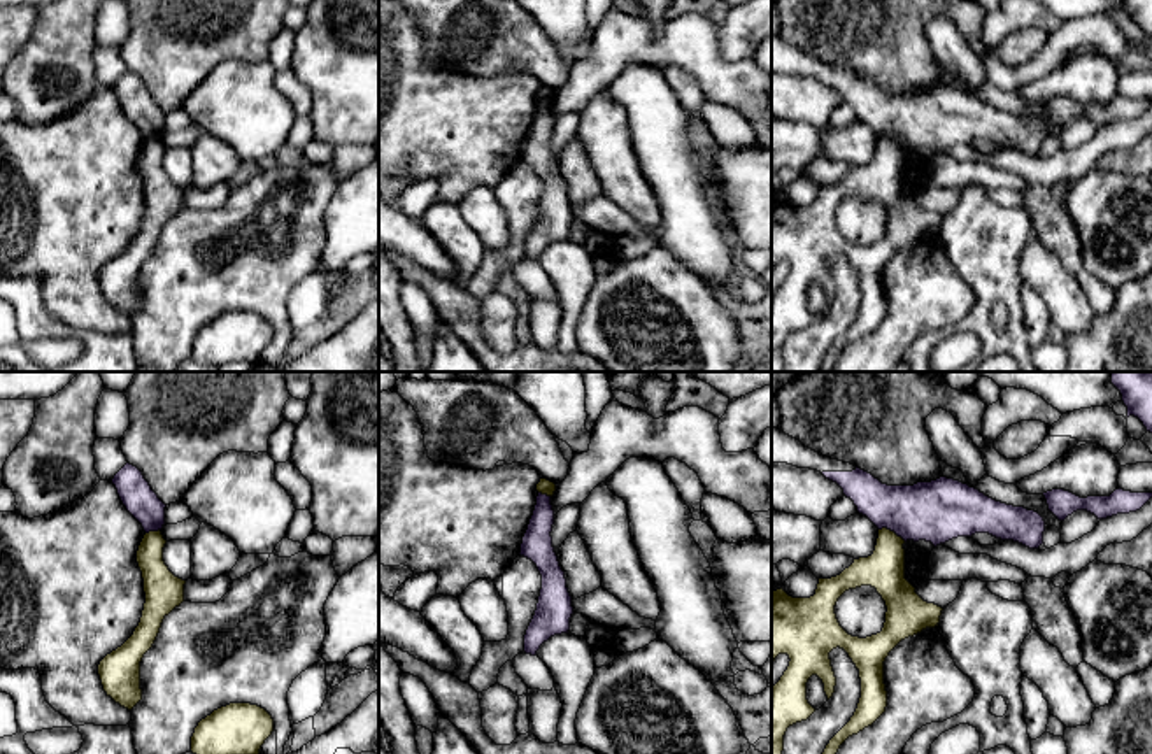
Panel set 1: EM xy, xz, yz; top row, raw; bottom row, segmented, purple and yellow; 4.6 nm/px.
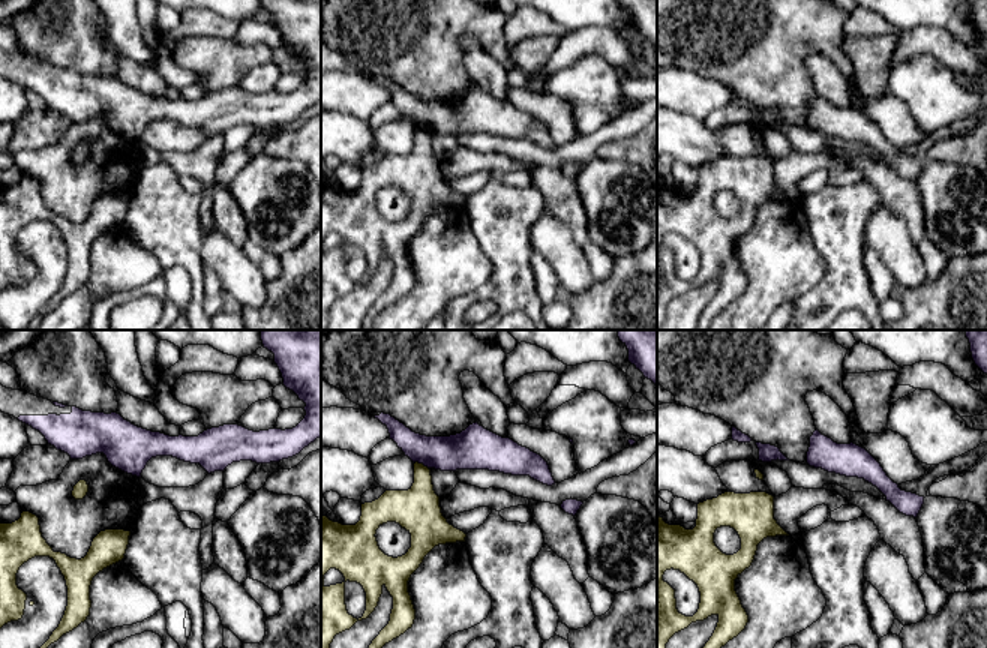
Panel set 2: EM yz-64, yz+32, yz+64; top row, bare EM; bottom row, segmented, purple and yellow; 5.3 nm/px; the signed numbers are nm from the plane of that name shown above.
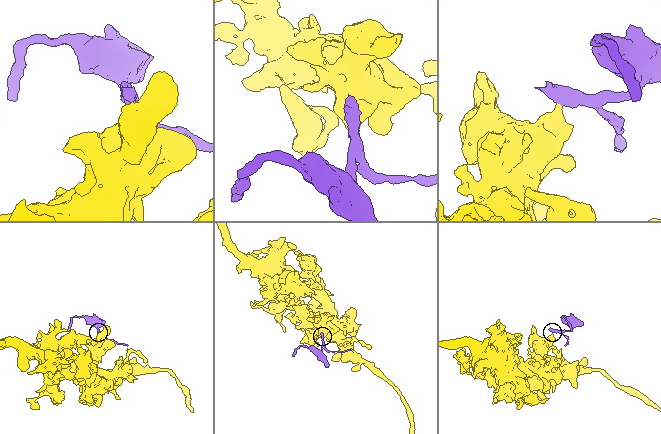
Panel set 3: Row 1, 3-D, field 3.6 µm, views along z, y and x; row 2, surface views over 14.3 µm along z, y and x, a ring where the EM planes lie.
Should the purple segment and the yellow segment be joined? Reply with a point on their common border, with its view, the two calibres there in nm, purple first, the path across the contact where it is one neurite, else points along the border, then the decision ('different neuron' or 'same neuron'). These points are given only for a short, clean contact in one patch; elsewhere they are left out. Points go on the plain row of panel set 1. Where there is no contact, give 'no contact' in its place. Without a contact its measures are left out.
yz (893, 137) | 280/190 nm | along yz (879, 135), (889, 135), (905, 148) | different neuron

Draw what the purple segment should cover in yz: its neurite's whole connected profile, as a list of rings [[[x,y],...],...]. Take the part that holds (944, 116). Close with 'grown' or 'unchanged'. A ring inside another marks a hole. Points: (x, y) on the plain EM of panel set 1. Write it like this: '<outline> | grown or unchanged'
[[[772,35],[772,70],[821,79],[843,96],[859,121],[905,149],[926,147],[936,154],[957,144],[989,140],[1029,156],[1043,151],[1045,128],[1038,119],[996,109],[954,86],[887,93],[850,70],[805,54],[779,35]]] | grown

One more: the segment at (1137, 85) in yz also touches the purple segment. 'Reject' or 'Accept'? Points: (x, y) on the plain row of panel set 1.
Reject

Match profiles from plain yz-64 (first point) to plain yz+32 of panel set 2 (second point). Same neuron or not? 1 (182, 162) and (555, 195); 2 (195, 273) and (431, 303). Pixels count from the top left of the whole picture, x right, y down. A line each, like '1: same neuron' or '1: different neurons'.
1: different neurons
2: different neurons

